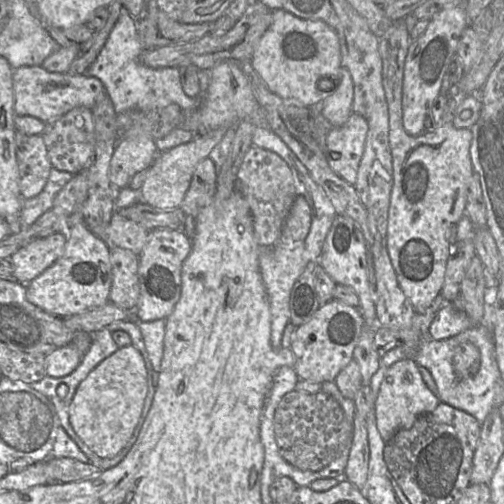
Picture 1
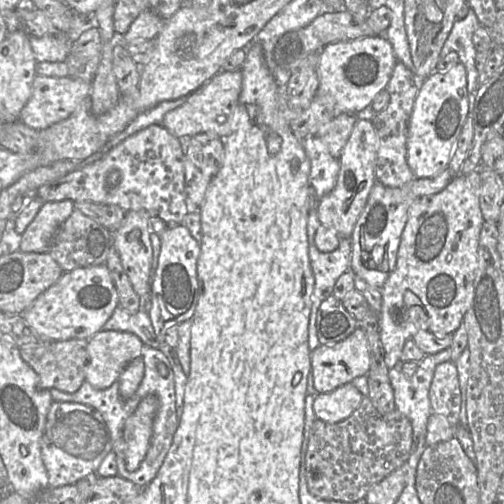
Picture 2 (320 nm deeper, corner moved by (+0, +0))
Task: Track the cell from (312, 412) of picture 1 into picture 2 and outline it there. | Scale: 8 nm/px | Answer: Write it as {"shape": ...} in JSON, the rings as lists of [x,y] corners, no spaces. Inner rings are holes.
{"shape":[[[363,397],[359,407],[348,418],[333,424],[318,418],[313,422],[304,459],[307,487],[312,495],[323,500],[360,501],[375,484],[407,462],[413,442],[413,428],[407,417],[397,410],[381,414],[368,397]]]}

